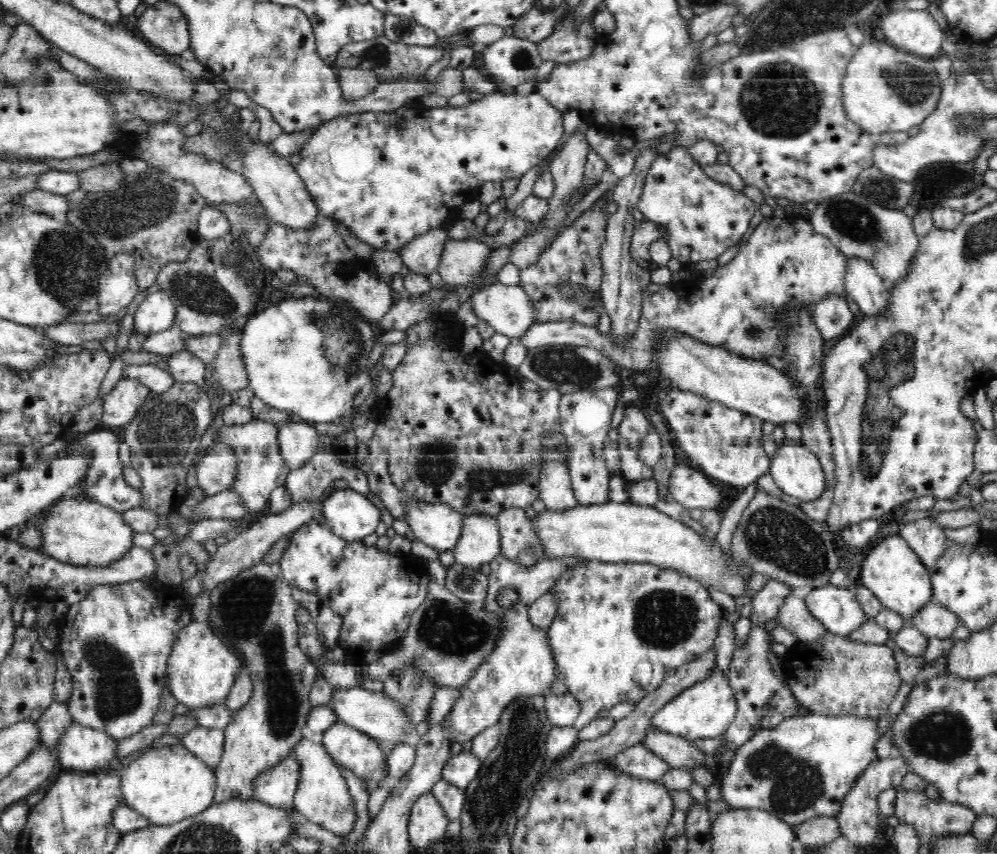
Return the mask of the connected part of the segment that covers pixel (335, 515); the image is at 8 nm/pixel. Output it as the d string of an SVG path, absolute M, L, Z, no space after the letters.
M351 488L328 491L320 509L328 528L347 541L369 541L382 530L380 509Z

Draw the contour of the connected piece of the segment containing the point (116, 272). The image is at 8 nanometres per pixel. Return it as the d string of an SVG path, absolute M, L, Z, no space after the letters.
M122 252L112 255L107 268L108 271L101 276L97 292L97 312L105 316L126 308L139 292L131 254Z

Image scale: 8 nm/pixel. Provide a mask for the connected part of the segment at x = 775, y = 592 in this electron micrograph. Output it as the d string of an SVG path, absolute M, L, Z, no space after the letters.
M769 580L752 600L752 613L749 619L756 626L762 626L767 620L775 618L778 609L786 603L788 596L796 591L787 584L777 580Z

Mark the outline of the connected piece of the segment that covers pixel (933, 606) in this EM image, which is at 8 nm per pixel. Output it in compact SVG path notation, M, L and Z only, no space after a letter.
M937 603L926 604L908 622L928 637L936 636L940 639L952 637L952 633L962 625L954 612Z

